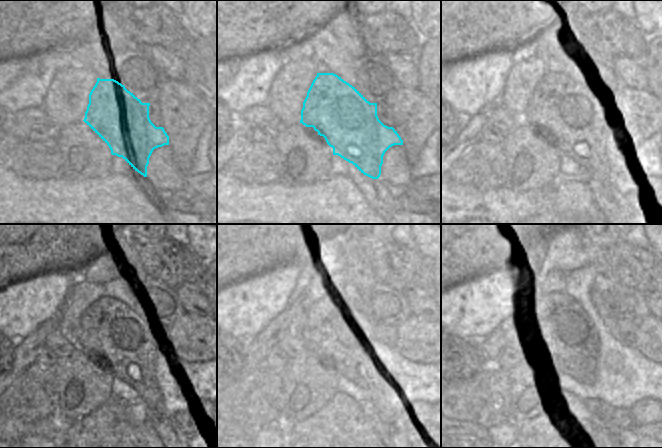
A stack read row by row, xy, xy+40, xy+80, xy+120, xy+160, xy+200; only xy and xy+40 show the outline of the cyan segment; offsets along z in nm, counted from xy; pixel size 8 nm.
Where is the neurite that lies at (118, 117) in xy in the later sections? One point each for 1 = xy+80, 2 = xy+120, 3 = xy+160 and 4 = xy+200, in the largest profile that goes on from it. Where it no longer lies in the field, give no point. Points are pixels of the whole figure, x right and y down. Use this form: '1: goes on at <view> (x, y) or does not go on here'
1: goes on at xy+80 (562, 109)
2: goes on at xy+120 (114, 333)
3: goes on at xy+160 (333, 328)
4: goes on at xy+200 (555, 326)

